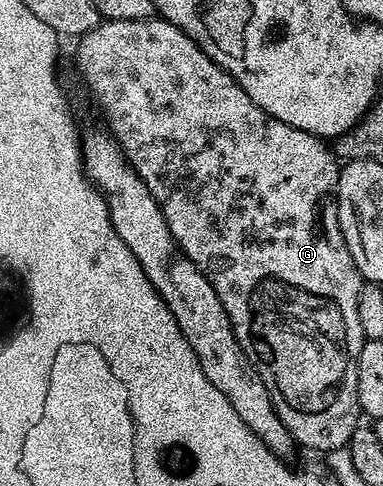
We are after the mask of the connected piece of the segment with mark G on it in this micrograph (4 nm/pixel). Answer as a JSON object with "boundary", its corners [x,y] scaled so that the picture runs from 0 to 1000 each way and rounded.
{"boundary":[[[313,39],[311,43],[269,41],[240,64],[230,64],[201,86],[204,150],[225,173],[230,189],[245,198],[256,224],[266,230],[274,263],[290,282],[308,292],[319,315],[339,342],[366,360],[366,368],[397,393],[428,451],[454,486],[454,498],[470,506],[475,521],[554,582],[585,640],[595,640],[601,671],[611,677],[616,698],[637,730],[668,755],[679,780],[708,809],[721,854],[752,879],[757,897],[781,918],[822,924],[833,936],[849,936],[872,924],[901,924],[914,914],[919,887],[940,872],[940,844],[930,813],[930,739],[950,700],[935,646],[935,617],[950,584],[935,562],[930,541],[898,500],[898,484],[883,457],[883,416],[875,389],[883,379],[885,333],[838,282],[820,282],[804,270],[752,261],[710,237],[700,237],[585,146],[509,88],[499,76],[480,72],[449,47],[420,39]]]}

